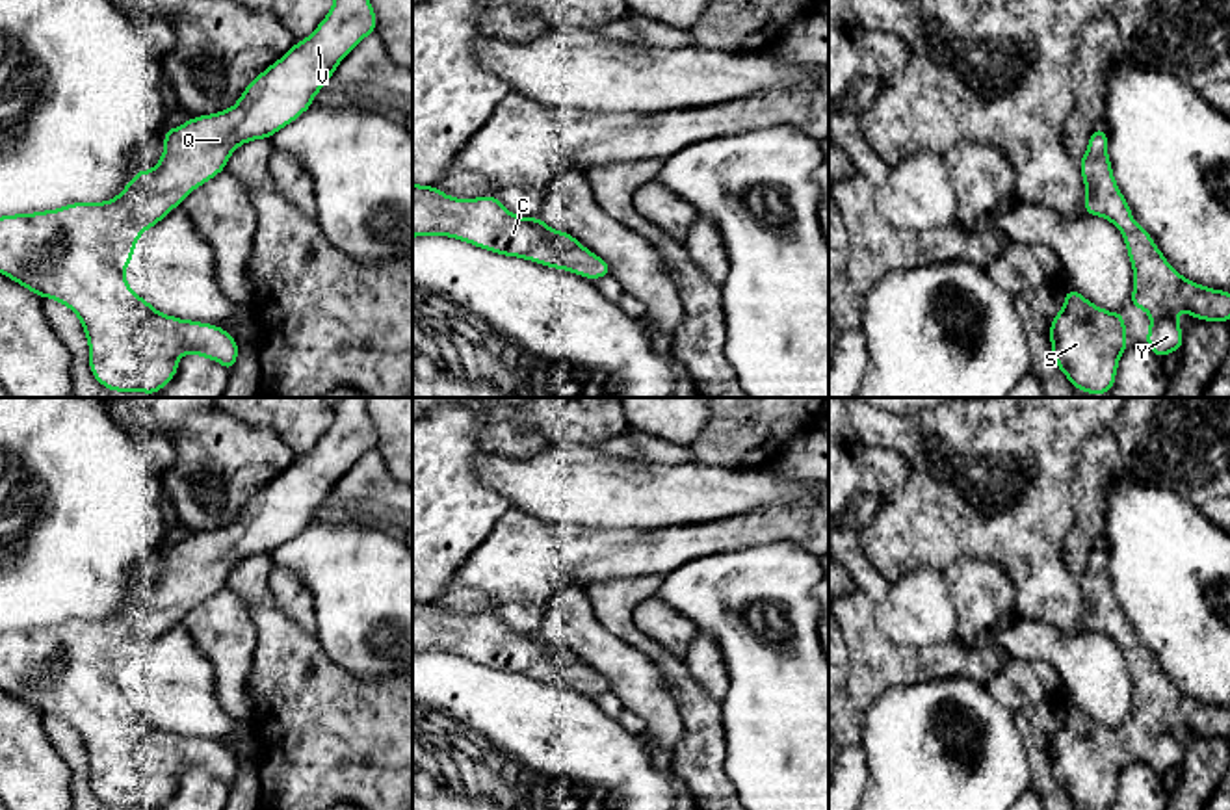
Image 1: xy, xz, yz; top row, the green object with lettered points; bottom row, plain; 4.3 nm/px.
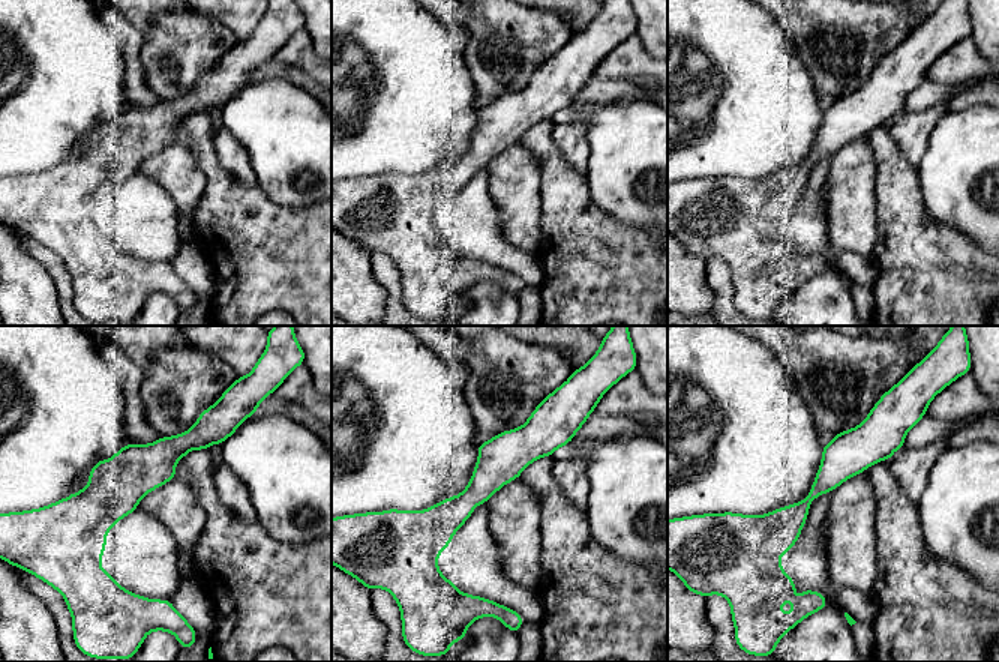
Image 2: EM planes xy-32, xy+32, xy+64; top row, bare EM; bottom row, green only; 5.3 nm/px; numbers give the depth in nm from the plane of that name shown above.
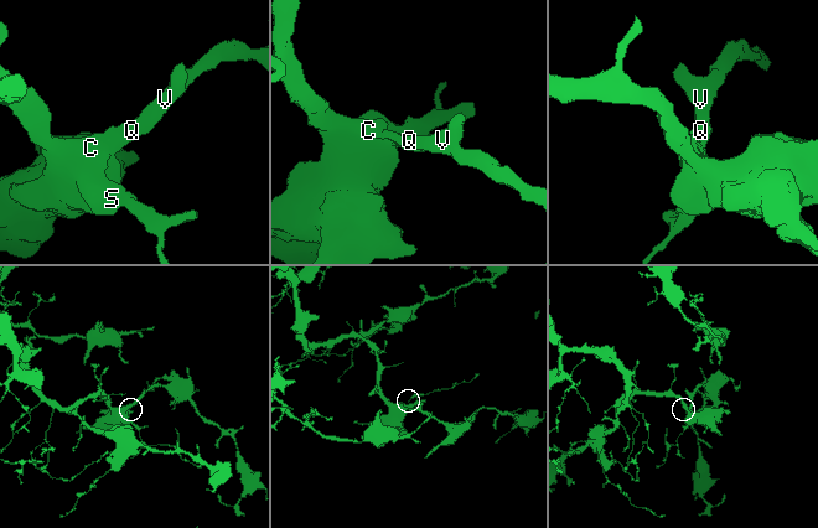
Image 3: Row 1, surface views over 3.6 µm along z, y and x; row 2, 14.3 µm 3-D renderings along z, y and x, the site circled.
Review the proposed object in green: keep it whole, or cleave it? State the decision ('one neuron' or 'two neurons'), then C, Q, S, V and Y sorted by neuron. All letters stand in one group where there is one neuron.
one neuron; groups C Q S V Y

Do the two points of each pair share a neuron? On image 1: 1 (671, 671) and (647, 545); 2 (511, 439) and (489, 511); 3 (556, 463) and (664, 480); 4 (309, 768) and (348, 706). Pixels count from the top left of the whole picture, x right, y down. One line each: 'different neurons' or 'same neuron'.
1: different neurons
2: different neurons
3: same neuron
4: same neuron

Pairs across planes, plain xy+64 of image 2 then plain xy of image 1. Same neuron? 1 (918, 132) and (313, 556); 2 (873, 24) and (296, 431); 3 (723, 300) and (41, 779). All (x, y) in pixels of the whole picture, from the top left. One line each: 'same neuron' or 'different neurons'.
1: different neurons
2: different neurons
3: different neurons

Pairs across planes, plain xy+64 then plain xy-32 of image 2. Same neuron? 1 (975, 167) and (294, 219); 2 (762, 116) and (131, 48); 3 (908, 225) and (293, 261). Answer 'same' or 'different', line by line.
1: different
2: different
3: same

